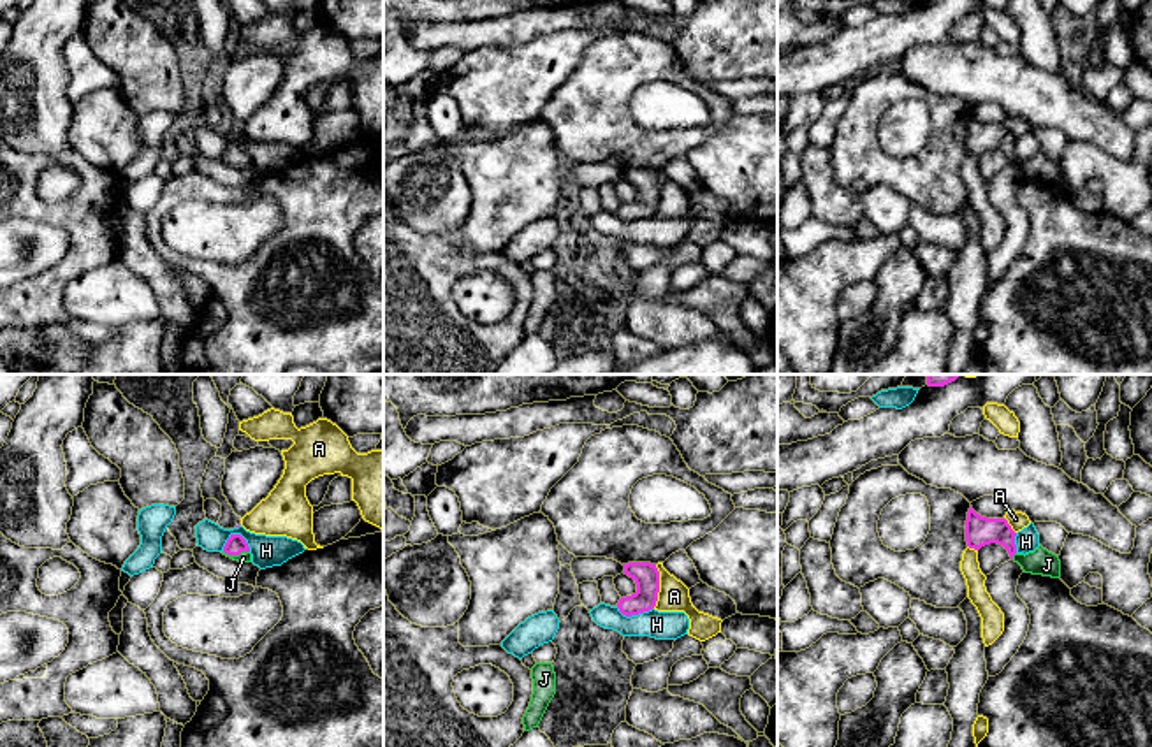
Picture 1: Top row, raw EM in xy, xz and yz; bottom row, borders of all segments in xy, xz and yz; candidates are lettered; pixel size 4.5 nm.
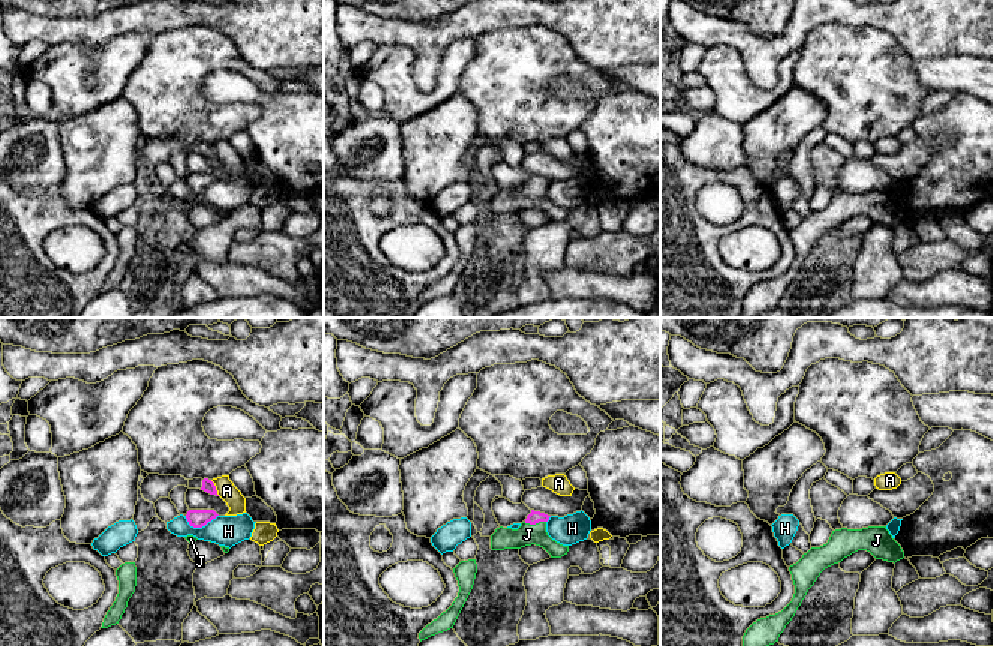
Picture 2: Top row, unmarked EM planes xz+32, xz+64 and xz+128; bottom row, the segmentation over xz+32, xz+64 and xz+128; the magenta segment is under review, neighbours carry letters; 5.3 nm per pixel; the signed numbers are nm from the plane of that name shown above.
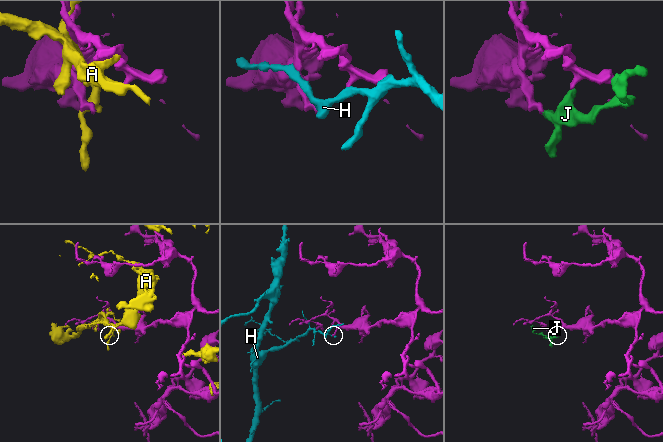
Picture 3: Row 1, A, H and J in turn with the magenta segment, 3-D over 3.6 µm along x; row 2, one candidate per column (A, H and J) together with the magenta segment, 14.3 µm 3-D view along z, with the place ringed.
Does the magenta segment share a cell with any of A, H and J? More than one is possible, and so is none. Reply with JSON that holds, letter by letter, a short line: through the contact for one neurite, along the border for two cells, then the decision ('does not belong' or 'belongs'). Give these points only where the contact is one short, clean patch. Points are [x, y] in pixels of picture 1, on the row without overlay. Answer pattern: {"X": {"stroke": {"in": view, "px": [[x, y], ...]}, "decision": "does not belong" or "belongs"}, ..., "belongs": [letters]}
{"A": {"decision": "does not belong"}, "H": {"decision": "does not belong"}, "J": {"stroke": {"in": "xy", "px": [[236, 150], [236, 160], [245, 162]]}, "decision": "belongs"}, "belongs": ["J"]}

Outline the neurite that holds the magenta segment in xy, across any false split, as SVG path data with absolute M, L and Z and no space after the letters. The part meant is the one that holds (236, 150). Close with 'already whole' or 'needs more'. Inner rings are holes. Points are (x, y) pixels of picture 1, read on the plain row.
M230 141L222 160L239 169L252 169L250 153L241 141Z; needs more

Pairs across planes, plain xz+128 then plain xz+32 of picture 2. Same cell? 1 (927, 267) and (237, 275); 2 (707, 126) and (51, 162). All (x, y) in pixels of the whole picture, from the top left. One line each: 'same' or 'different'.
1: different
2: same

